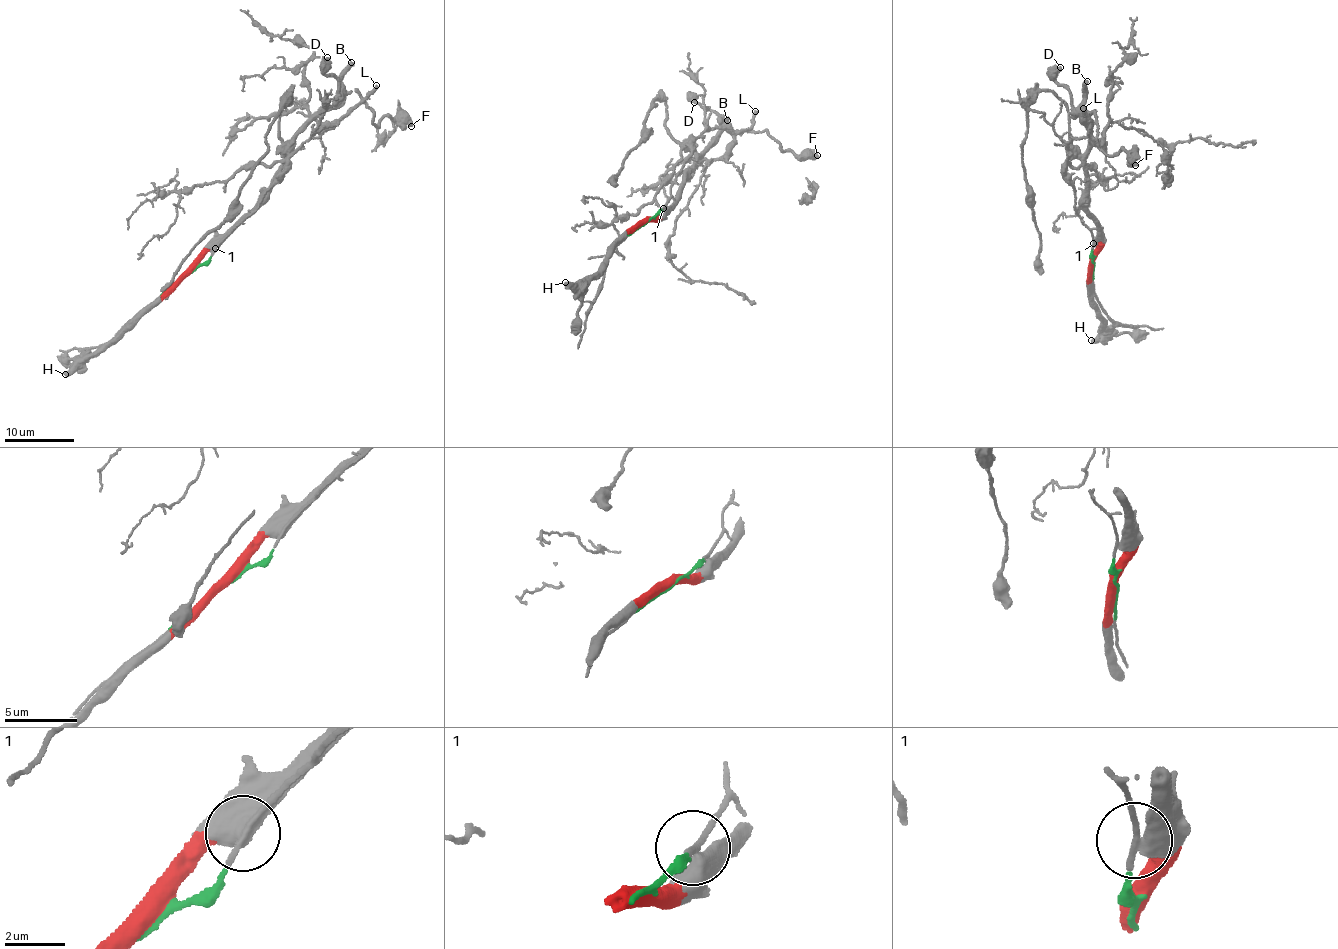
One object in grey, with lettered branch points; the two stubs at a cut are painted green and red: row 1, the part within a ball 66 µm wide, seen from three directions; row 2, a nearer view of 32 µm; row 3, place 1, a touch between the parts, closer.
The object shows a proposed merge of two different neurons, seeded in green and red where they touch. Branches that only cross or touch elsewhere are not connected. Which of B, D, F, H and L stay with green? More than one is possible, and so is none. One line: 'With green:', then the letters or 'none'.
With green: L

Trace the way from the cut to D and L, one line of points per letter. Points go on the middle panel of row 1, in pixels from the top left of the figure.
D: (645, 223), (669, 210), (693, 166), (695, 156), (708, 151), (723, 125), (714, 112), (694, 101)
L: (645, 223), (665, 204), (691, 140), (711, 128), (728, 127), (738, 134), (746, 131), (756, 111)

